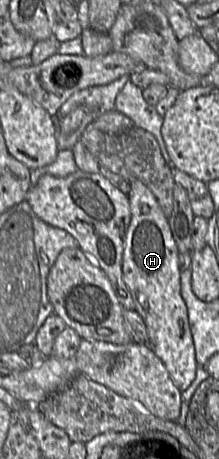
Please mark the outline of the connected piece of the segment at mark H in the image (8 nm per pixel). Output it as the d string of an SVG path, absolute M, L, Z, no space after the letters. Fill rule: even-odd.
M139 180L130 181L127 195L131 221L126 231L122 259L123 281L128 287L136 312L148 333L148 346L166 367L174 385L184 392L197 371L195 348L188 312L181 296L179 251L168 219L153 193Z

